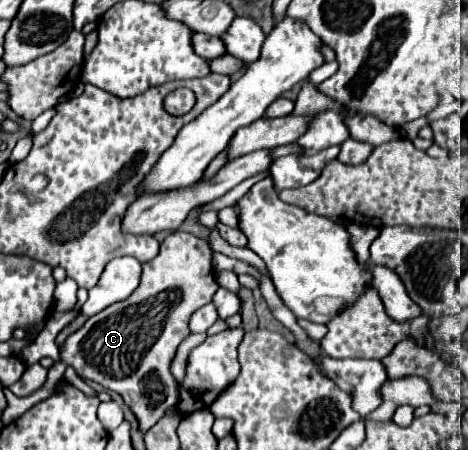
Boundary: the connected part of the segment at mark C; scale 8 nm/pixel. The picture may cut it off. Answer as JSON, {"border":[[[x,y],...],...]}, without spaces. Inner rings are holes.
{"border":[[[177,230],[163,240],[159,254],[143,264],[141,282],[127,300],[117,302],[111,308],[91,316],[83,328],[67,336],[67,340],[63,342],[63,350],[59,350],[61,358],[49,368],[49,372],[57,372],[61,378],[65,368],[71,366],[81,378],[97,382],[103,388],[121,394],[125,404],[135,412],[141,432],[147,432],[157,420],[163,418],[169,406],[175,406],[179,402],[179,382],[171,374],[171,362],[177,354],[179,344],[191,334],[189,330],[191,314],[201,306],[209,304],[217,288],[219,284],[215,280],[215,272],[211,266],[209,244],[193,234]]]}

